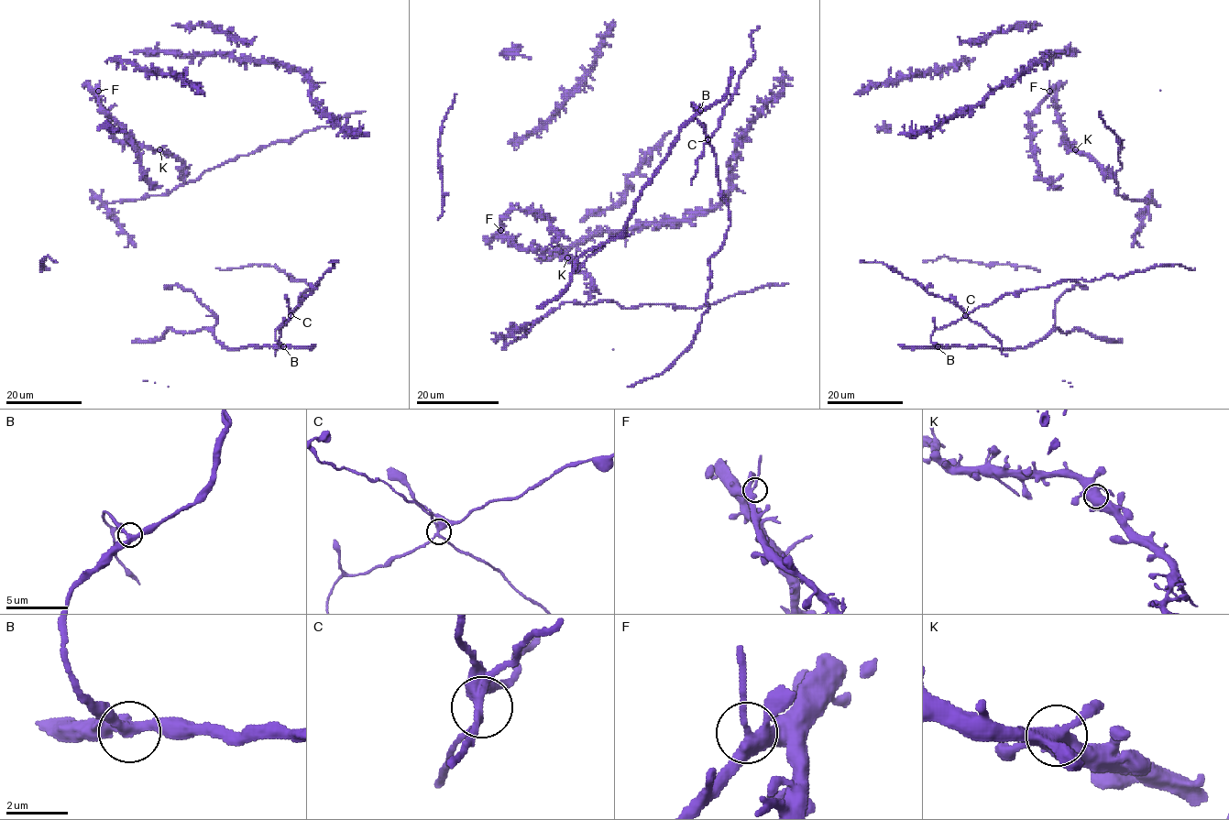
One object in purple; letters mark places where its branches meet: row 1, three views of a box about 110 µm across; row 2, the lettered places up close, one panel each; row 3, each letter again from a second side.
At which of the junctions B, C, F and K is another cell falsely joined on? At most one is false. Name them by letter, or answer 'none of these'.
C

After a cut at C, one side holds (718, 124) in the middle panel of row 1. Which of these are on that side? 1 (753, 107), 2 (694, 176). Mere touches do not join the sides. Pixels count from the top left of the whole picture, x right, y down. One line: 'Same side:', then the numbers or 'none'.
Same side: 2

